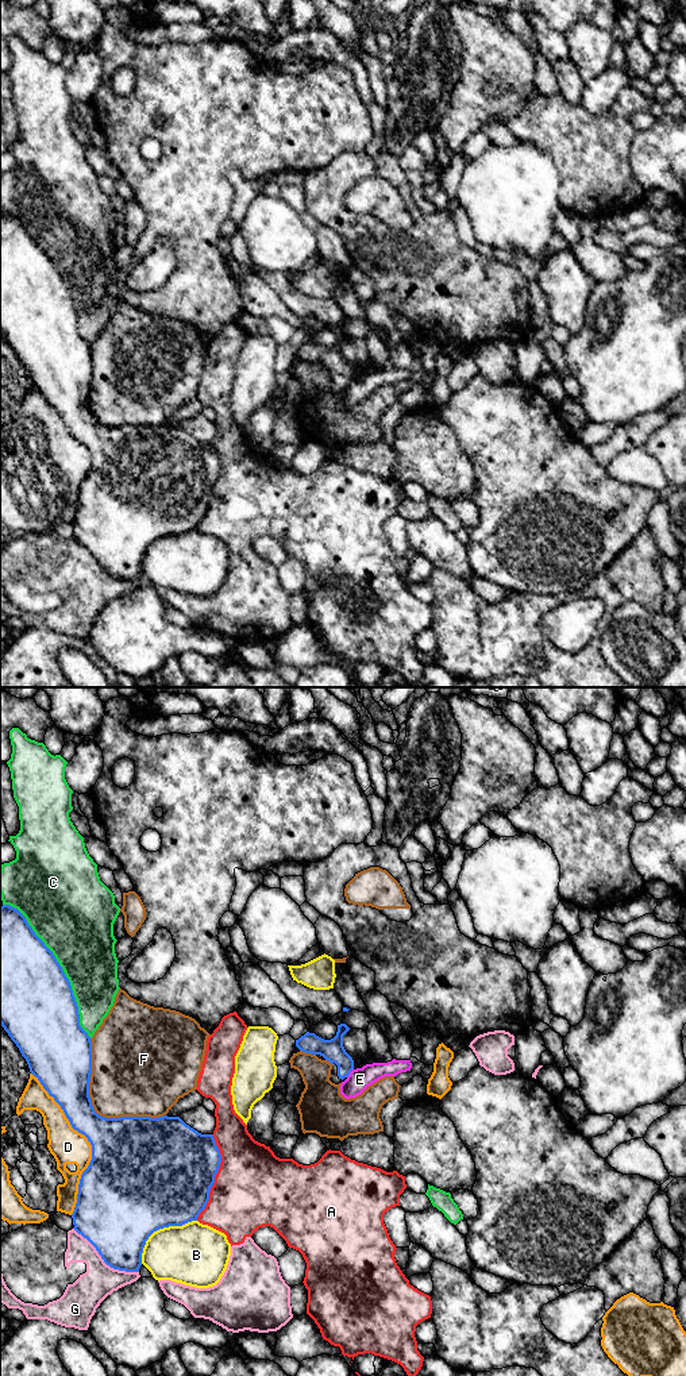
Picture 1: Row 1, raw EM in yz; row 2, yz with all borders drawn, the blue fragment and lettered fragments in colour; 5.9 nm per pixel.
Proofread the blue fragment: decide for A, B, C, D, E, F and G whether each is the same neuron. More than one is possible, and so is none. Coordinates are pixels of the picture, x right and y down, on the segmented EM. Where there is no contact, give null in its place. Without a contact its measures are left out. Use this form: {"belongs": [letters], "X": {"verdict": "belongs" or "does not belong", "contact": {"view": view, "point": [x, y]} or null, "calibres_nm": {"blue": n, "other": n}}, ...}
{"belongs": [], "A": {"verdict": "does not belong", "contact": {"view": "yz", "point": [214, 1178]}, "calibres_nm": {"blue": 500, "other": 460}}, "B": {"verdict": "does not belong", "contact": {"view": "yz", "point": [160, 1228]}, "calibres_nm": {"blue": 500, "other": 360}}, "C": {"verdict": "does not belong", "contact": {"view": "yz", "point": [61, 967]}, "calibres_nm": {"blue": 500, "other": 420}}, "D": {"verdict": "does not belong", "contact": {"view": "yz", "point": [89, 1141]}, "calibres_nm": {"blue": 440, "other": 200}}, "E": {"verdict": "does not belong", "contact": {"view": "yz", "point": [350, 1071]}, "calibres_nm": {"blue": 130, "other": 140}}, "F": {"verdict": "does not belong", "contact": {"view": "yz", "point": [93, 1110]}, "calibres_nm": {"blue": 320, "other": 420}}, "G": {"verdict": "does not belong", "contact": {"view": "yz", "point": [104, 1261]}, "calibres_nm": {"blue": 400, "other": 200}}}

